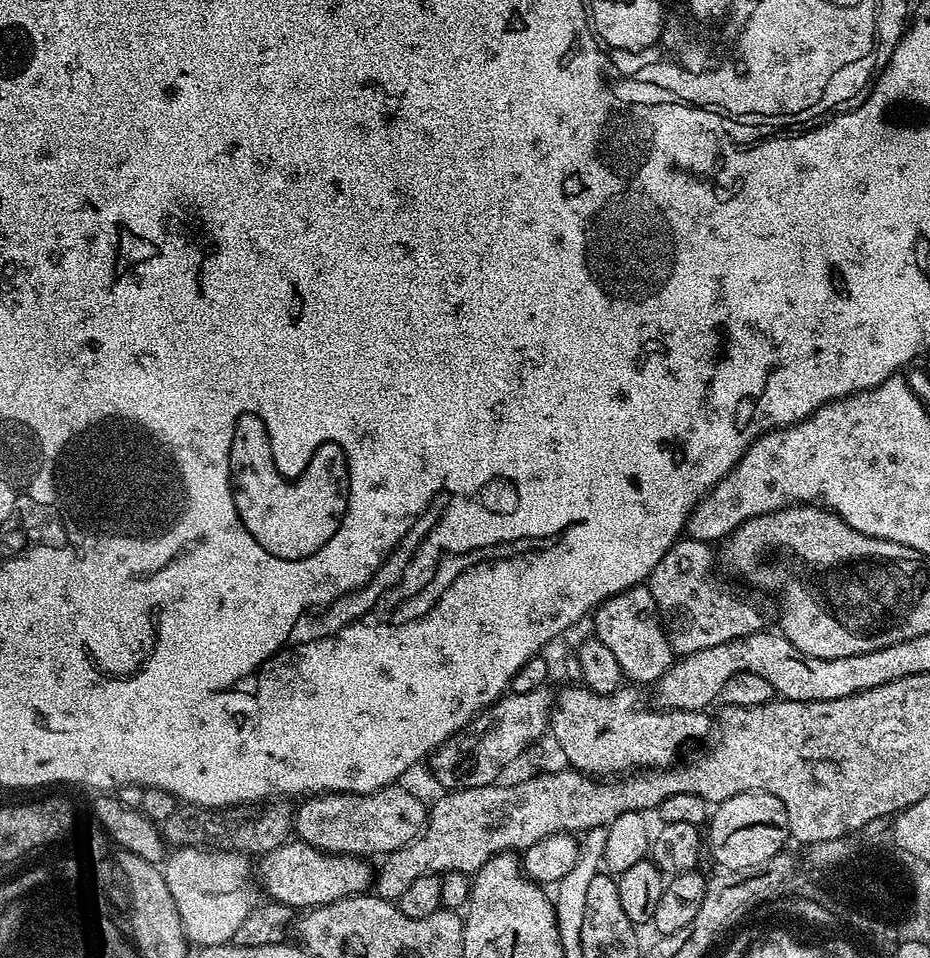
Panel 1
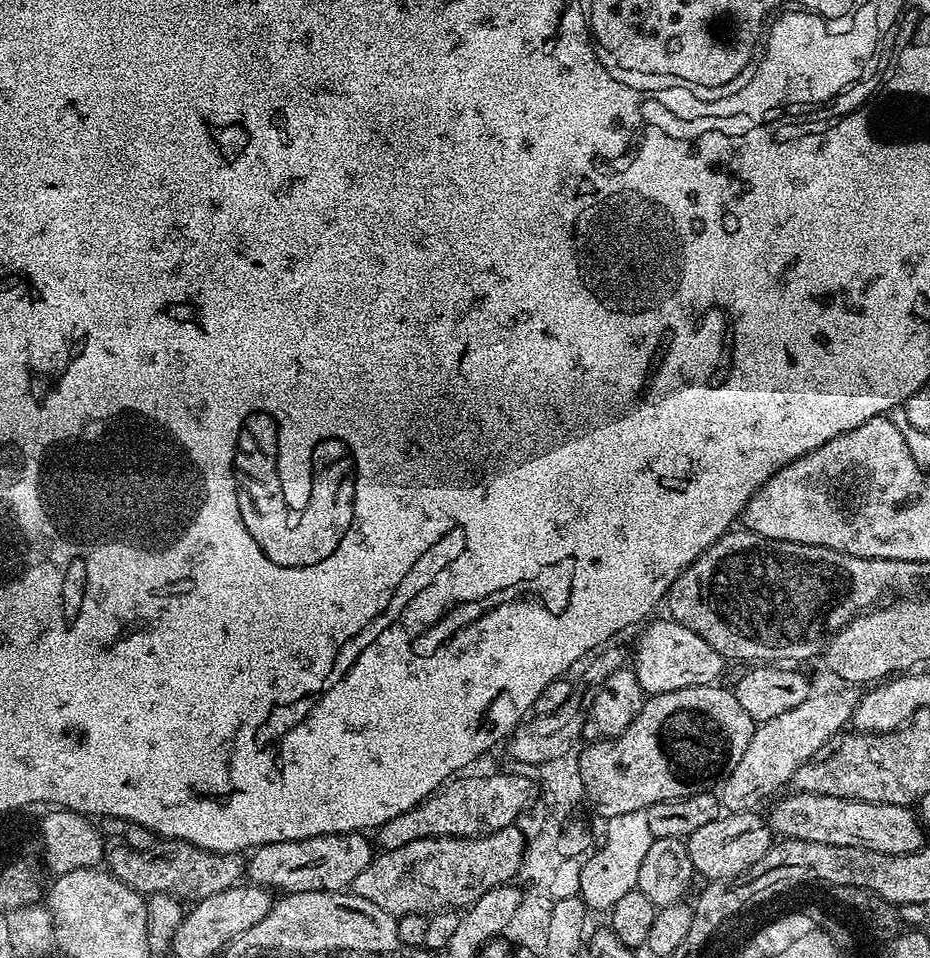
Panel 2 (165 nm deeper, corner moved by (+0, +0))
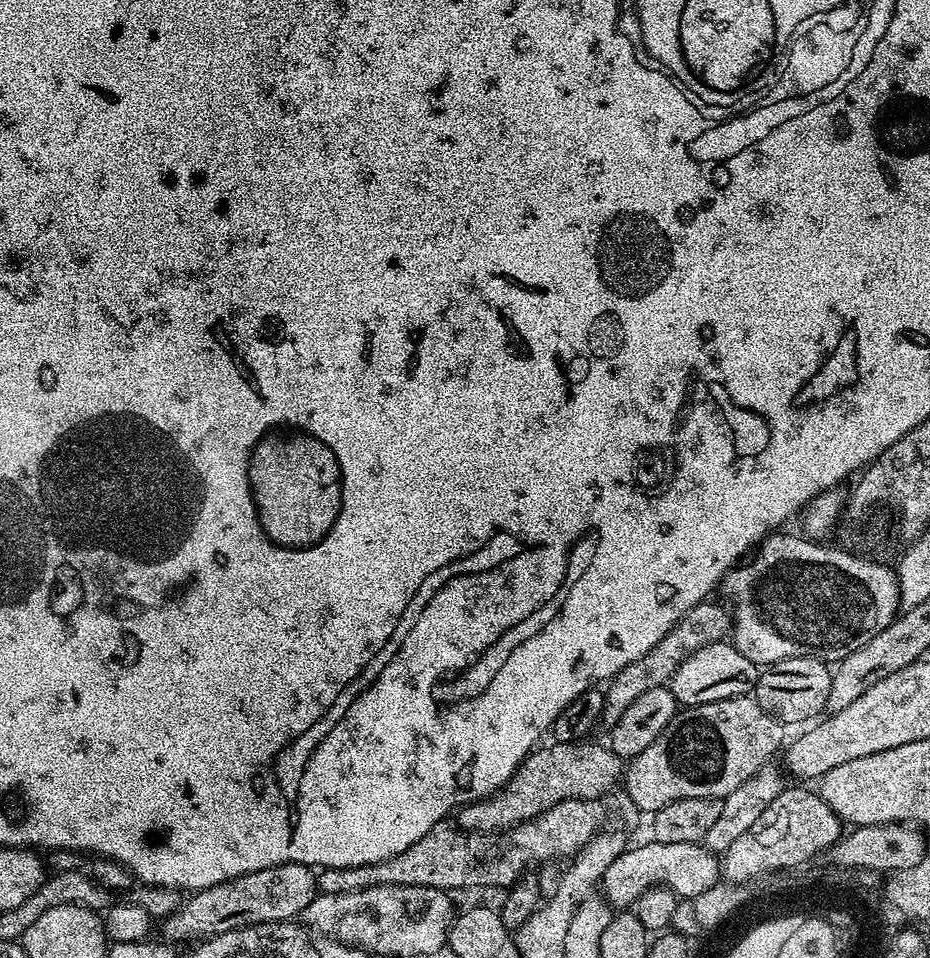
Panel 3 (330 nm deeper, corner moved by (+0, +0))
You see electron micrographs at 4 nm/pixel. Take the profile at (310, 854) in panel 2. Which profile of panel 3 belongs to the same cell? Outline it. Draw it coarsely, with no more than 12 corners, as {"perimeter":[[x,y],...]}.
{"perimeter":[[307,864],[193,892],[165,936],[203,942],[295,921],[318,894]]}

